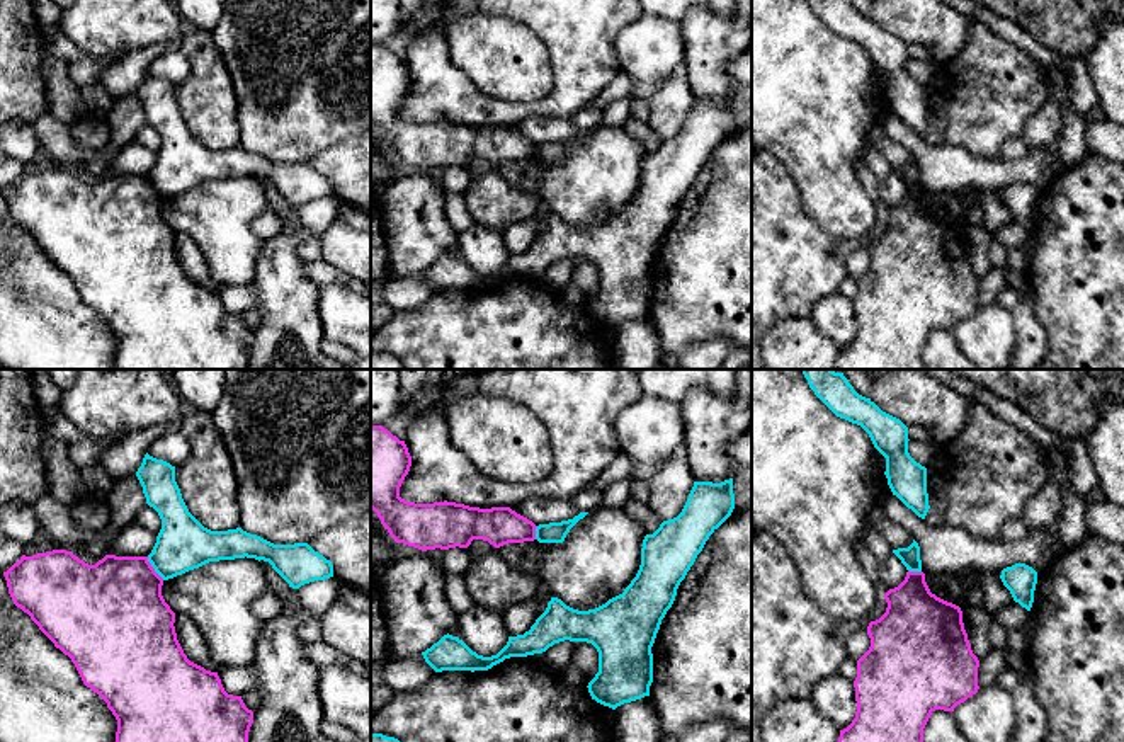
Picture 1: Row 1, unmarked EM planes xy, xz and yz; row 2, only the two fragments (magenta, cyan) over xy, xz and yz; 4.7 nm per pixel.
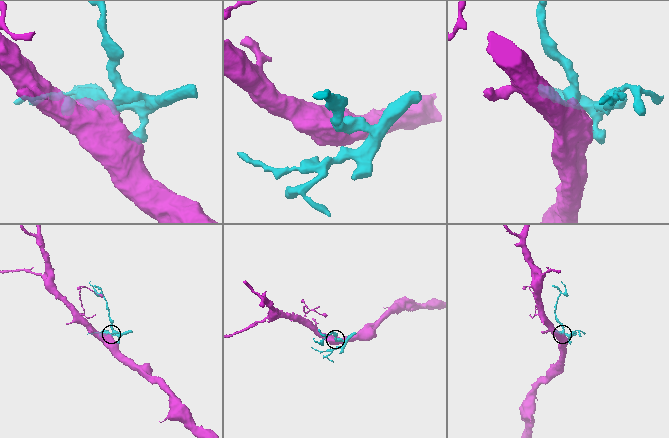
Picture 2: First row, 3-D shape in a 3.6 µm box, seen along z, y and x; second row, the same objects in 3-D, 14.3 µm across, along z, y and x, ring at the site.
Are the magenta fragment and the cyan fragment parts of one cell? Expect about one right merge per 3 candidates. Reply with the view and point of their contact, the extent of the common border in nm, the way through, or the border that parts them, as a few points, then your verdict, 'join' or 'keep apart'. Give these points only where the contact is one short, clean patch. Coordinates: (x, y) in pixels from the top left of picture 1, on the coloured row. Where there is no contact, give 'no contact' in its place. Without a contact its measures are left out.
contact xy (153, 569); length 140 nm; border xy (147, 557), (164, 579); keep apart

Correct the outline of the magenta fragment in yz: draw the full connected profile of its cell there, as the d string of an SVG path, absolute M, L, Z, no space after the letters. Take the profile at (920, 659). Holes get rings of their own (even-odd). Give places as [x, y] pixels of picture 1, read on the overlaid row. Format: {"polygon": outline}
{"polygon": "M906 572L905 580L884 594L886 613L871 621L869 650L857 660L854 681L857 711L852 723L840 730L838 742L923 742L923 728L935 710L954 711L978 693L979 660L971 650L959 606L930 592L923 572Z"}

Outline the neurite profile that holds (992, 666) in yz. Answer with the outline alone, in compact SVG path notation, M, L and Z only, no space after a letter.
M993 648L986 657L983 657L978 667L979 689L995 686L998 676L1003 672L1005 667L1007 667L1007 655L1003 650Z

